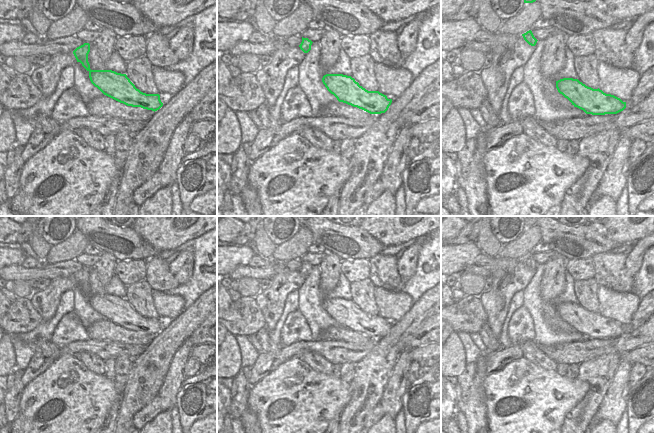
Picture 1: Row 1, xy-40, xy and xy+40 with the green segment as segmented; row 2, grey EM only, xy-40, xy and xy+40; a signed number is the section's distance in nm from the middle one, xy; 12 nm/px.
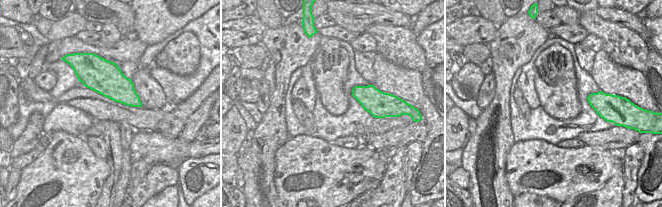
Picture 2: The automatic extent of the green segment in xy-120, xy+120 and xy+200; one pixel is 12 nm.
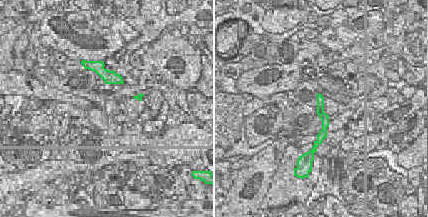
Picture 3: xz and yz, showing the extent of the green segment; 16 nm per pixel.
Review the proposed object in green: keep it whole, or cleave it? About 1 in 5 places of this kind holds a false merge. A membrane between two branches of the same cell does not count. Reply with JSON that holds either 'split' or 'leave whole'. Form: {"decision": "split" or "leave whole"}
{"decision": "leave whole"}

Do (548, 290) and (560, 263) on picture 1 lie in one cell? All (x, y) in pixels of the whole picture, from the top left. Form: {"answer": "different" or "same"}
{"answer": "same"}

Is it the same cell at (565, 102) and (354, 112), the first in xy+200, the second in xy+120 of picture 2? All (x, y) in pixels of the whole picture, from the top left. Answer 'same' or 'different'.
different

